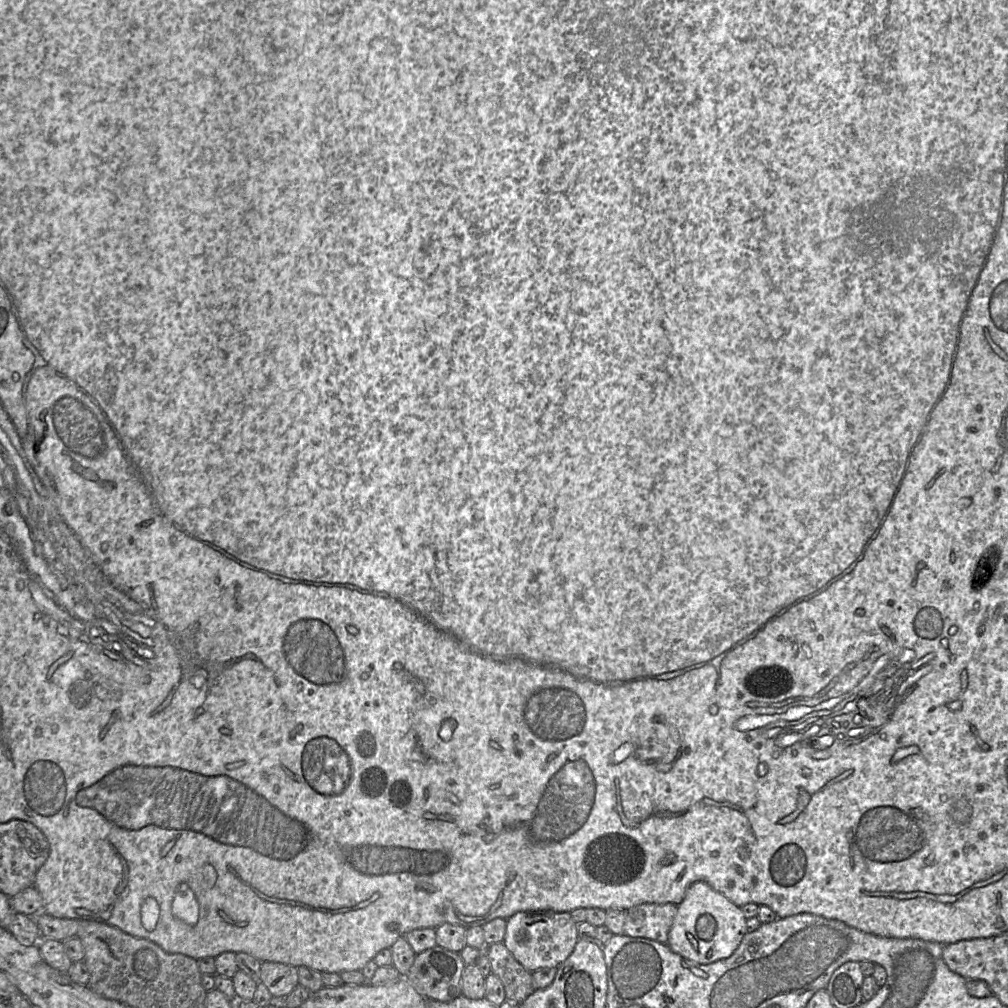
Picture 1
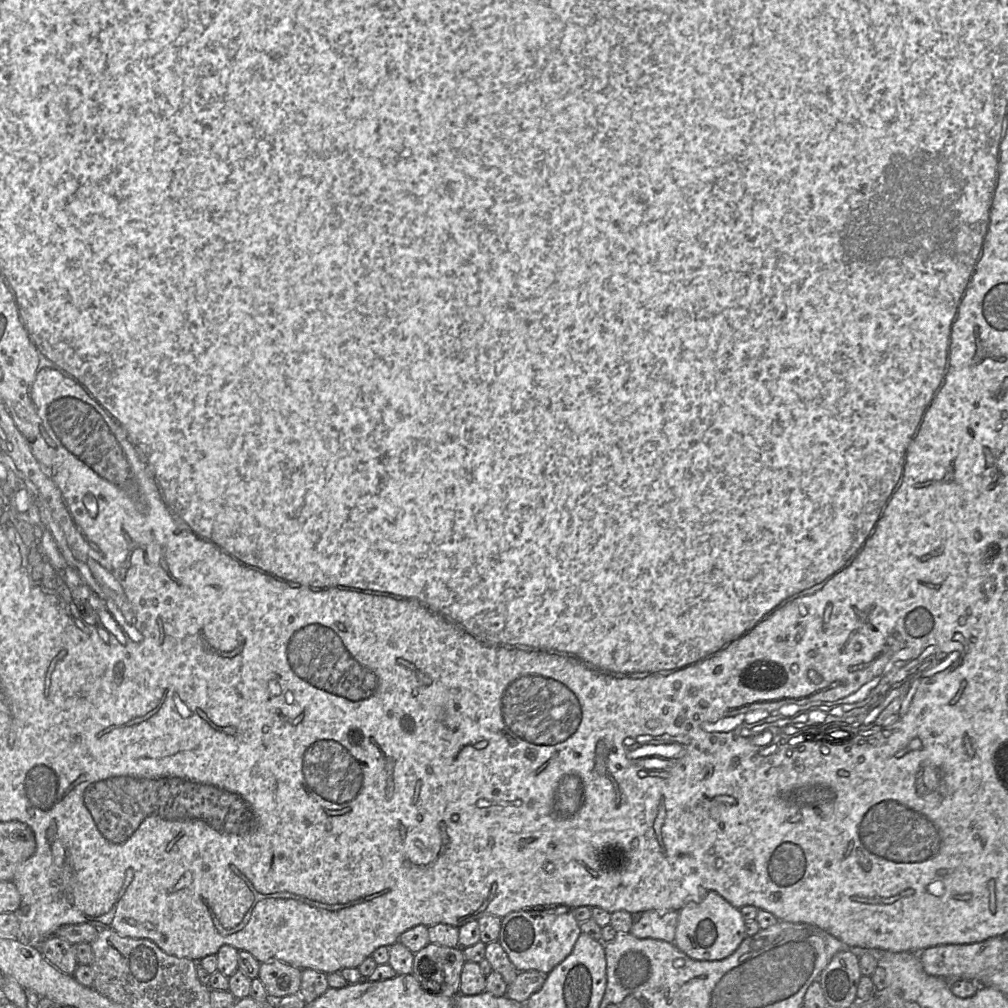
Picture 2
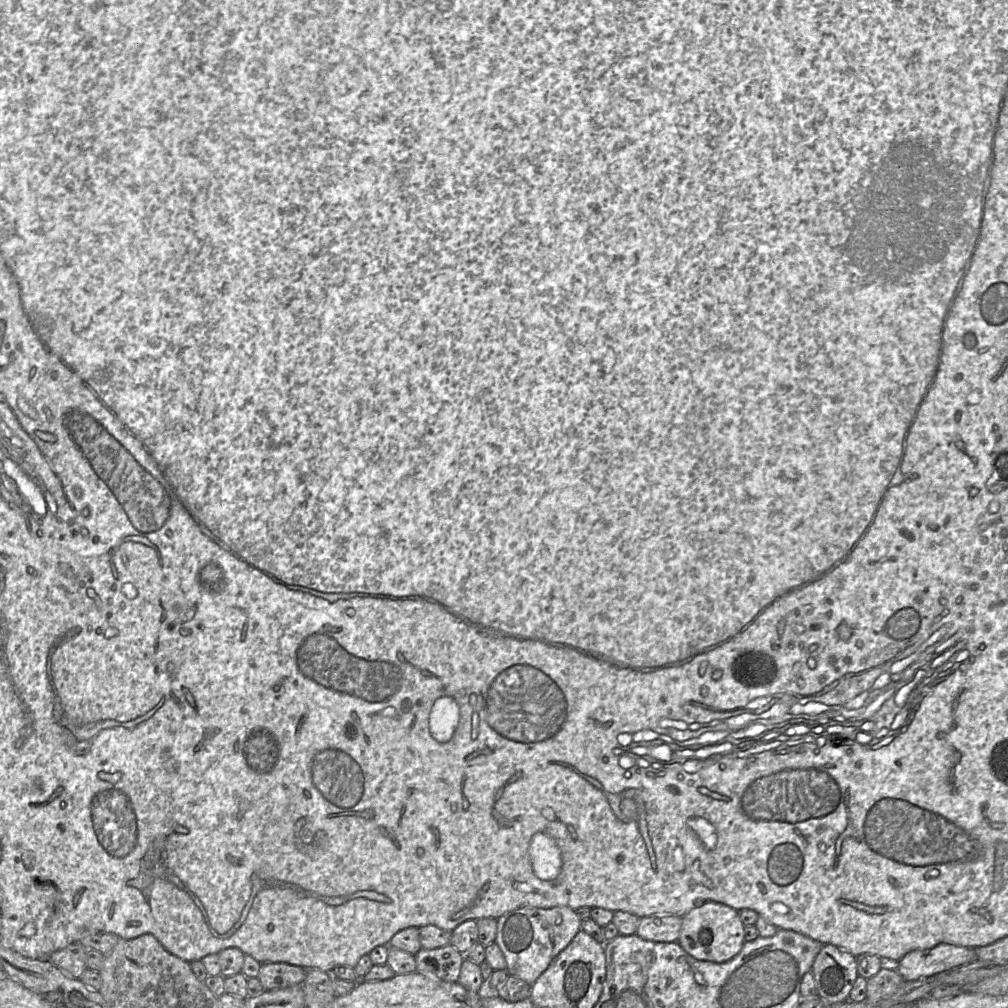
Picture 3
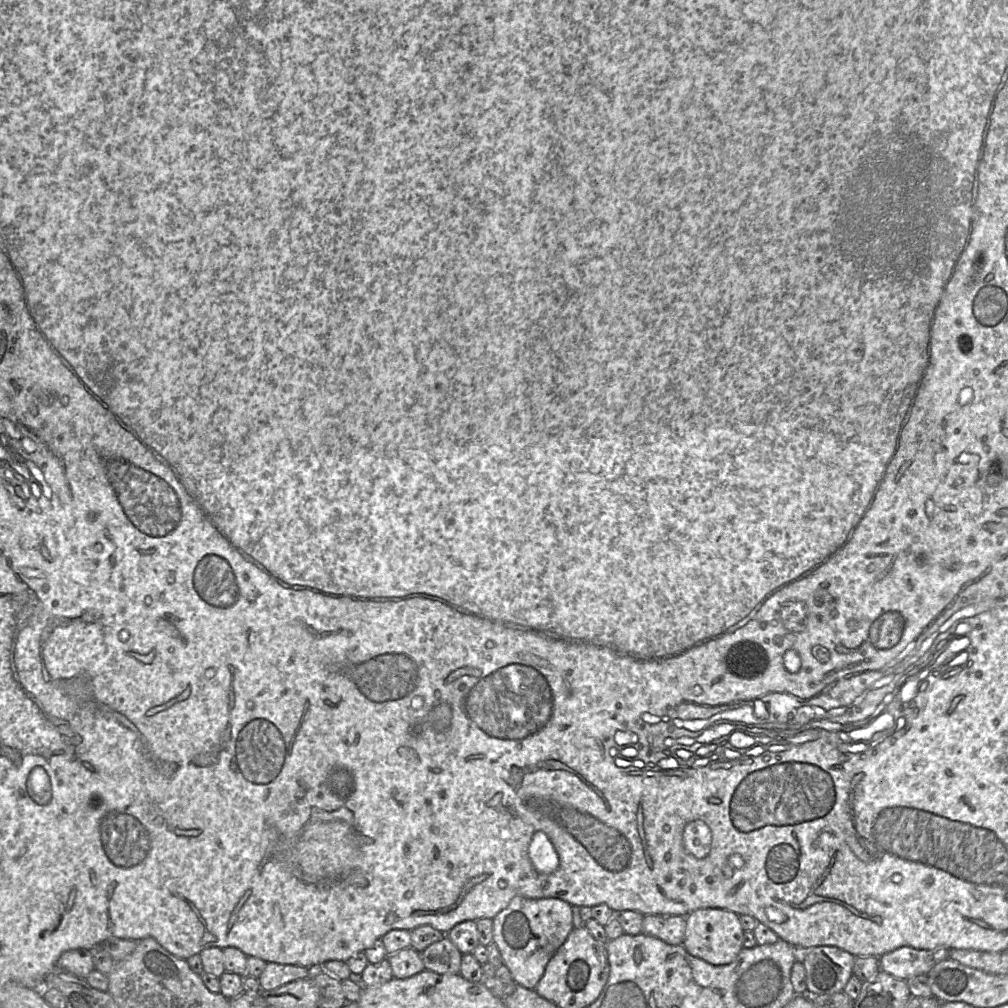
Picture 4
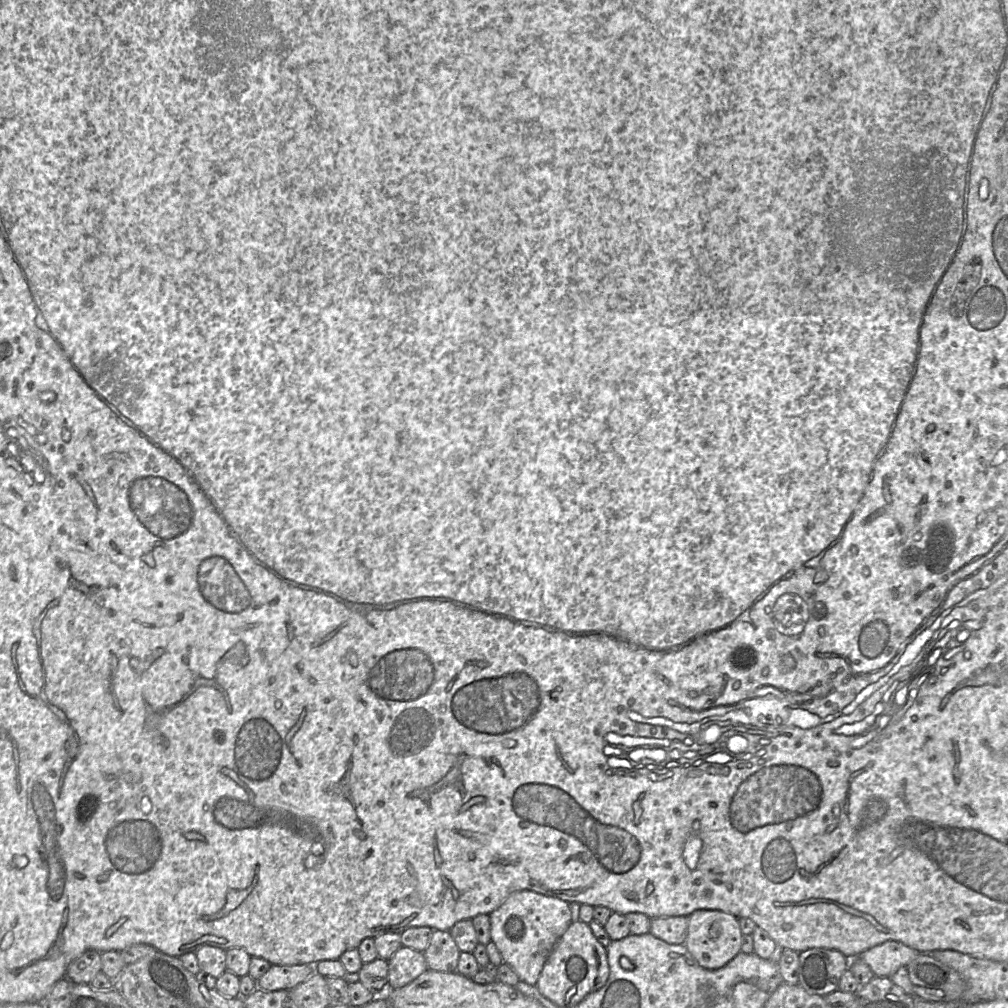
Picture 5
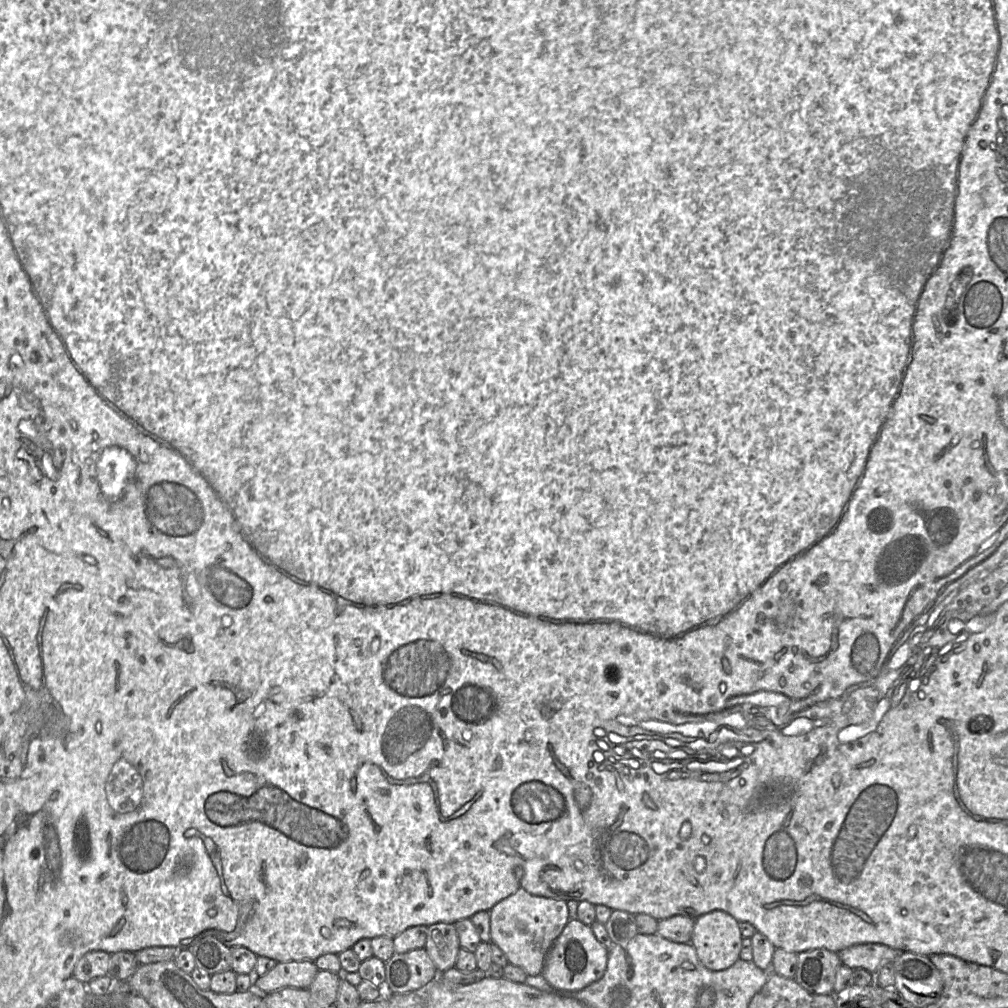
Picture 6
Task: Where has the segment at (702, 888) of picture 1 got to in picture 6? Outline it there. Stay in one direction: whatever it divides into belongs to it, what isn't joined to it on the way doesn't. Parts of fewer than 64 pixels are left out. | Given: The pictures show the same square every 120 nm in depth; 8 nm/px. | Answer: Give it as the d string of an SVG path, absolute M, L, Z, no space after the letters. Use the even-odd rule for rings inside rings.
M714 910L695 919L690 943L706 968L721 971L740 959L742 940L739 922L725 911Z

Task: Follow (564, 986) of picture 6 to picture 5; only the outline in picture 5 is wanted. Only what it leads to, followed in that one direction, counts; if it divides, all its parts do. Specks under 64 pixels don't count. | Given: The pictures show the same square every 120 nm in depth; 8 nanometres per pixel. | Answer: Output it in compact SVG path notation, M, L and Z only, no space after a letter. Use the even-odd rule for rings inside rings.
M583 921L572 922L566 932L557 942L550 953L541 974L535 984L539 992L550 1001L560 1007L575 1006L579 1004L588 994L600 989L609 978L609 963L607 950L592 933L589 925Z

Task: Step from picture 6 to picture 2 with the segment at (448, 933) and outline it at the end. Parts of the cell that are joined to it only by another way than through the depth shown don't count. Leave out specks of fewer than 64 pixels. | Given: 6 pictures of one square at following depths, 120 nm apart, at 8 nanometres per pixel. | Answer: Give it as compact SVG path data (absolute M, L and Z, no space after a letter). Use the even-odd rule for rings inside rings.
M429 943L414 954L412 975L430 993L454 997L465 963L463 948Z

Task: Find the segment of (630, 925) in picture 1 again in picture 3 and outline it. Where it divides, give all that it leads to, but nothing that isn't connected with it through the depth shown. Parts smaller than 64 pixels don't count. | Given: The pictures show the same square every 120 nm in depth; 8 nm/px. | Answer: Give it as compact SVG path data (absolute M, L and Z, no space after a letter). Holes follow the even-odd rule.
M673 914L650 915L639 919L636 934L655 942L677 942L682 927L682 917Z

